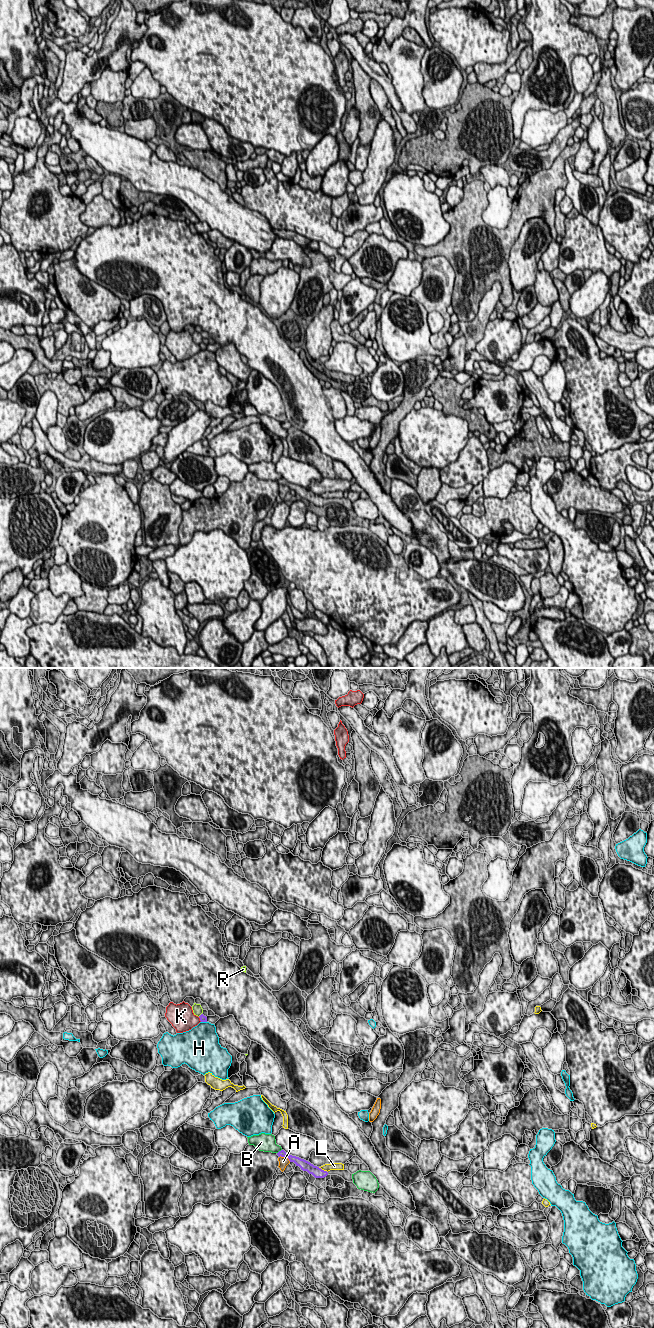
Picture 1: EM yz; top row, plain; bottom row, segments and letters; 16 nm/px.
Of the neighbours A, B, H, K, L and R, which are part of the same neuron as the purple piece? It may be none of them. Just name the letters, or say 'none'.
none

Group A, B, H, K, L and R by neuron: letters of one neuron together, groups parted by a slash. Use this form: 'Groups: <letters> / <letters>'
Groups: A / B / H / K / L / R

